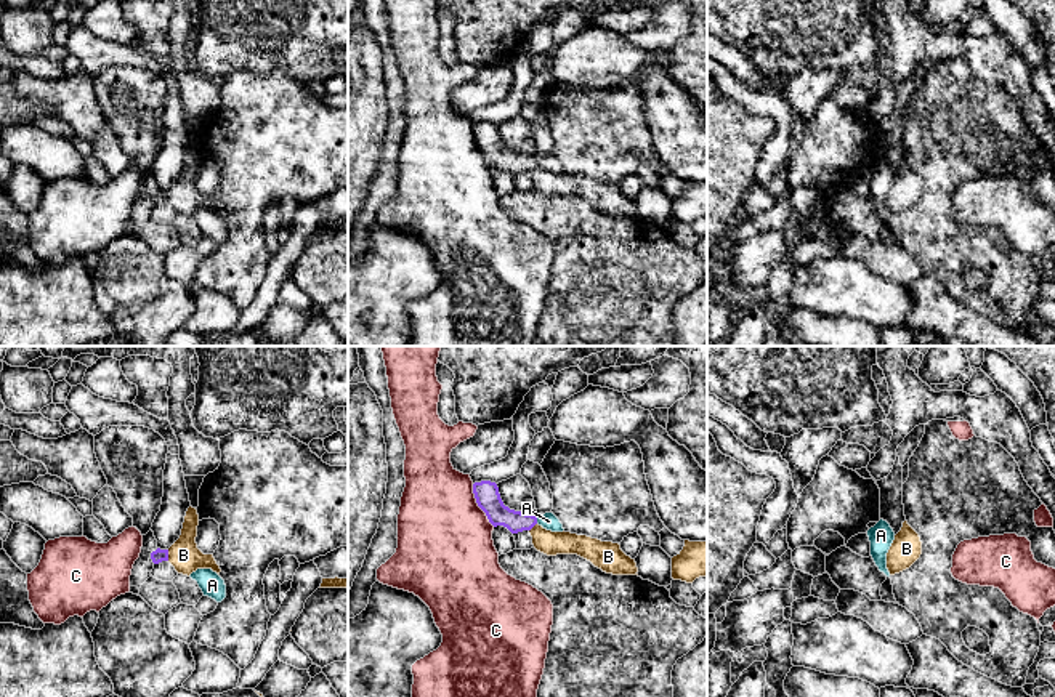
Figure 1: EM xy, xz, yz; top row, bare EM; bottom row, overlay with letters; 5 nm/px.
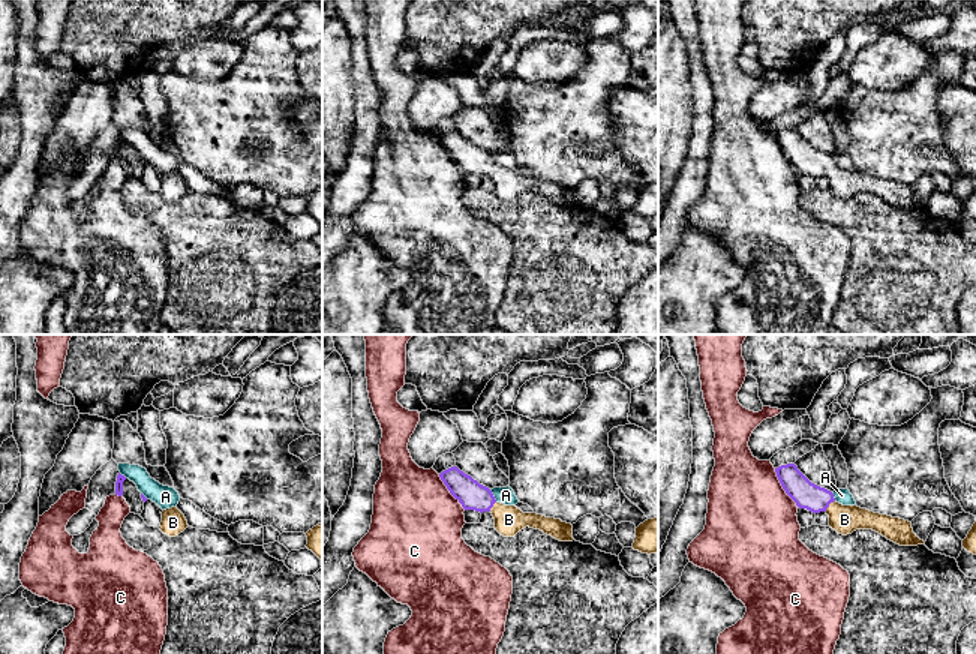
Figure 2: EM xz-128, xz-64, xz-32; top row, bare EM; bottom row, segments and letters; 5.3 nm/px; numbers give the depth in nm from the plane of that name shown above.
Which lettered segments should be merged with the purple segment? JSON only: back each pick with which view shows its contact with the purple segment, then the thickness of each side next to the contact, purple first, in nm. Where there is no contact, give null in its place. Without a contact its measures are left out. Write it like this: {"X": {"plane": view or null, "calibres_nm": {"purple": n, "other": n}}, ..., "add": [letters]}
{"B": {"plane": "xy", "calibres_nm": {"purple": 70, "other": 160}}, "add": ["B"]}

